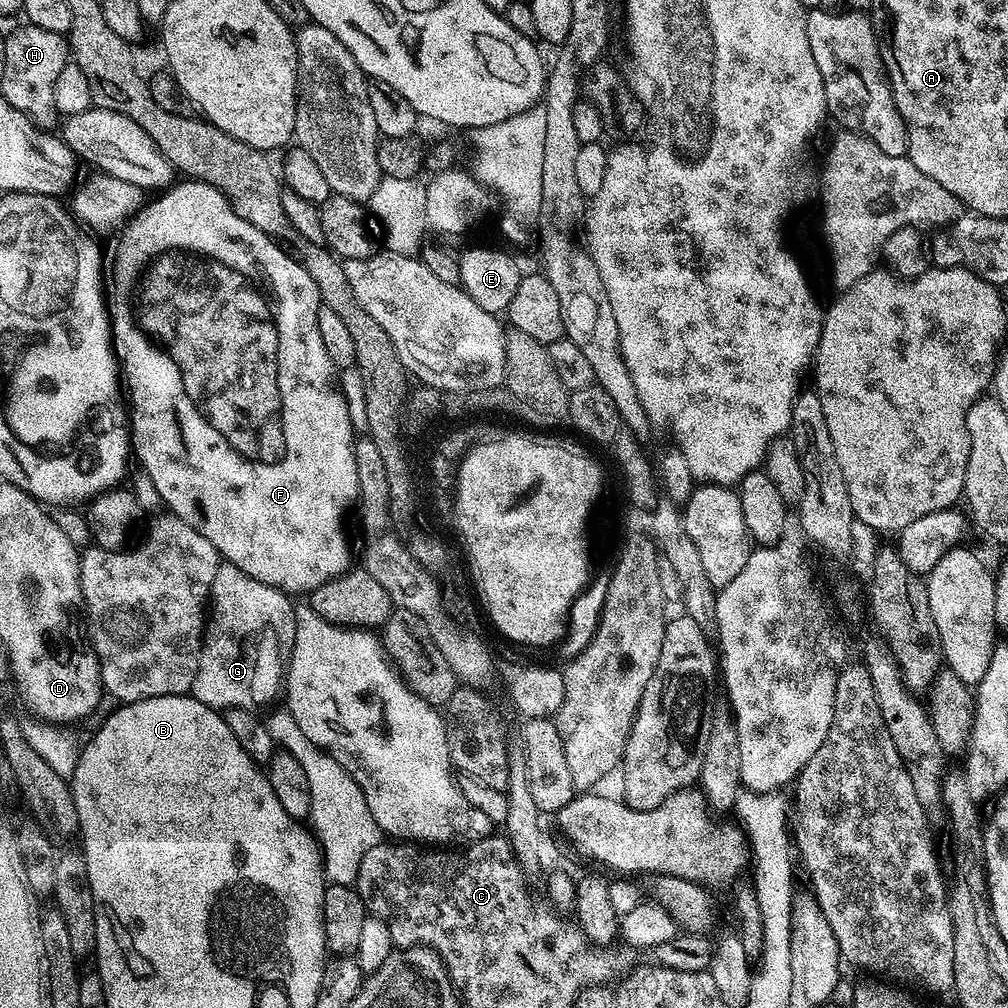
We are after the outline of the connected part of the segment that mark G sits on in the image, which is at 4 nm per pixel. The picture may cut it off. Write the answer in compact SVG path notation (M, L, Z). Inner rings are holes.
M222 562L214 578L210 611L201 643L199 670L195 675L191 695L198 702L209 704L217 710L260 710L263 704L271 705L277 699L272 694L272 678L287 677L287 656L296 633L295 605L295 601L279 588L266 586L265 583L250 578L245 571L239 570L238 566Z

